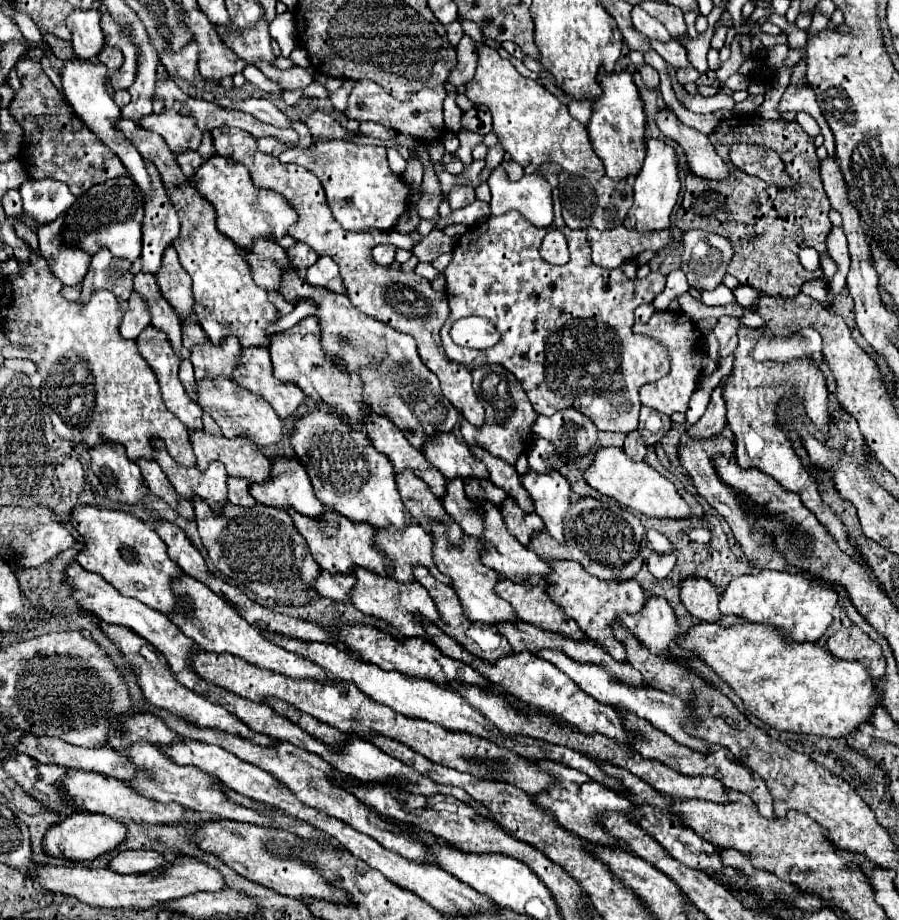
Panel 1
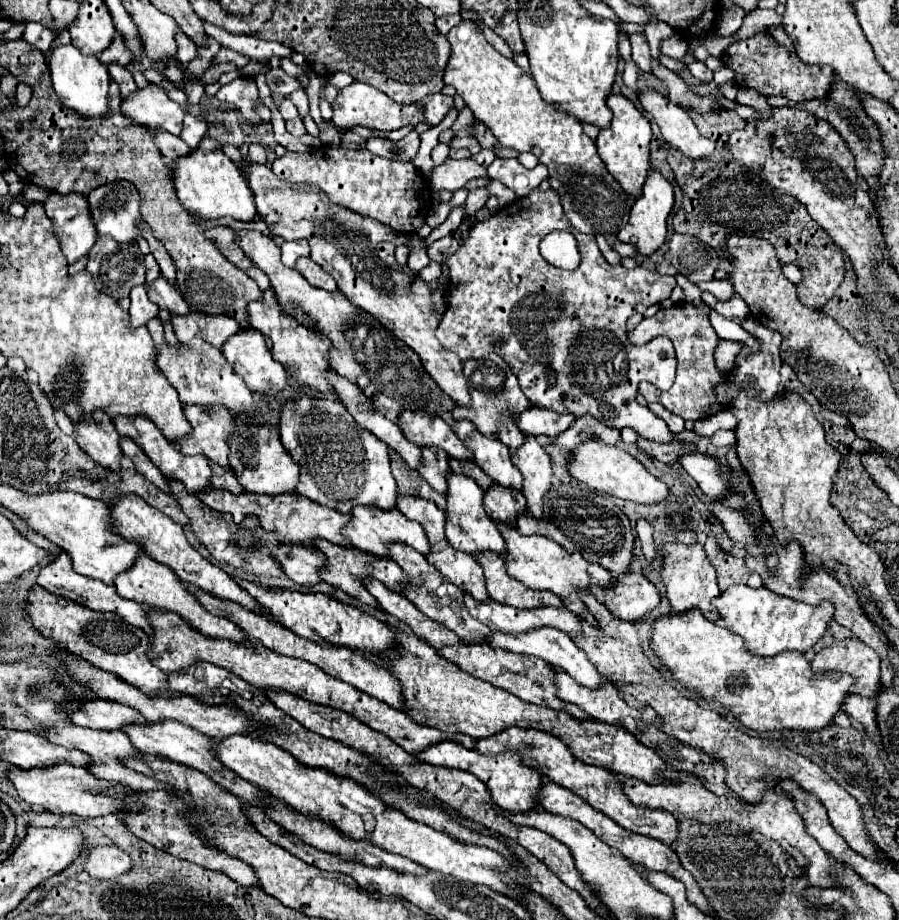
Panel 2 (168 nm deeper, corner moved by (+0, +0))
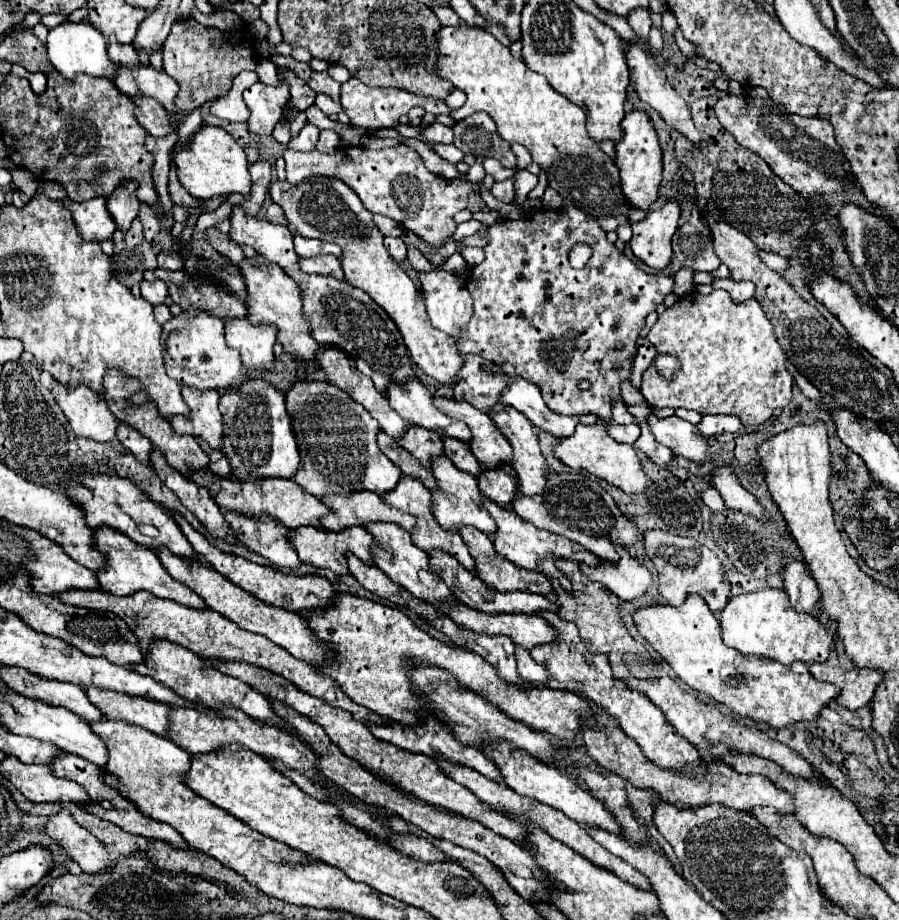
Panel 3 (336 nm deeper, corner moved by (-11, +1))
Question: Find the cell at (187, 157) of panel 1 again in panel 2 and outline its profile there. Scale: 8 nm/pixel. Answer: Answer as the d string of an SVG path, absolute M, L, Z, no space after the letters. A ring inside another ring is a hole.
M155 135L155 145L163 153L165 163L169 167L173 167L177 163L177 159L181 159L181 155L191 153L189 145L181 137L173 137L173 135Z

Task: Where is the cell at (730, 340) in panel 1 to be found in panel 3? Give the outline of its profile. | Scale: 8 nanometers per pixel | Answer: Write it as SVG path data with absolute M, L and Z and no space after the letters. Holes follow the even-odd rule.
M714 278L712 282L714 288L720 288L720 290L726 290L734 302L744 302L744 300L750 300L754 298L754 286L752 282L736 282L732 278Z

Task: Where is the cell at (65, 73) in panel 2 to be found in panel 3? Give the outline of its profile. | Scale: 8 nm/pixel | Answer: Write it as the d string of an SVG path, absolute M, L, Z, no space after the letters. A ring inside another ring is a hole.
M86 18L80 22L66 20L56 28L50 28L46 48L48 48L50 64L68 80L72 80L80 72L88 76L104 76L104 78L112 78L116 72L116 64L106 54L106 48L108 48L106 38Z

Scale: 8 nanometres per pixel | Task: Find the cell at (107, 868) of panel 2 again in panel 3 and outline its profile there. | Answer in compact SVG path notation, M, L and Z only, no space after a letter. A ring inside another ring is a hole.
M60 810L56 816L48 818L44 832L64 848L82 872L96 874L108 866L108 852L104 846L88 830L78 826L68 810Z

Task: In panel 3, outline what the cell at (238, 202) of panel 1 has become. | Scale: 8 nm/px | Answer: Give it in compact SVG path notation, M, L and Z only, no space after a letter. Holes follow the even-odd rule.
M202 126L198 132L192 134L192 140L188 140L182 148L176 148L174 164L178 168L180 184L190 196L198 200L208 200L218 194L234 194L234 192L250 194L252 180L248 174L246 154L224 128Z

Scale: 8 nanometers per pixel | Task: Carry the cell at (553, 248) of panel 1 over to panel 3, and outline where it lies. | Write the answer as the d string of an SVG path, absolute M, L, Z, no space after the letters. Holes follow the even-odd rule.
M577 244L572 248L572 254L570 254L570 262L575 269L582 269L586 266L590 256L592 254L592 249L586 244Z

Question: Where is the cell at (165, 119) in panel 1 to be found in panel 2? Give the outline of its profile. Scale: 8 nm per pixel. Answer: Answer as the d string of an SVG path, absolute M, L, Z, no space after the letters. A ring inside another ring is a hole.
M157 85L139 89L133 99L125 99L121 103L121 109L125 117L143 127L149 127L151 131L181 135L185 111L181 109L181 105L169 99L165 89Z

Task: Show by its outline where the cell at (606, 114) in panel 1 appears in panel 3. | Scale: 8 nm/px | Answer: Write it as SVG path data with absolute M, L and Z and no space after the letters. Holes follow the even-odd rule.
M630 112L622 120L622 140L616 144L616 166L620 172L620 186L622 192L632 208L648 210L658 200L658 188L662 180L662 152L658 146L658 136L652 128L648 114L644 112Z

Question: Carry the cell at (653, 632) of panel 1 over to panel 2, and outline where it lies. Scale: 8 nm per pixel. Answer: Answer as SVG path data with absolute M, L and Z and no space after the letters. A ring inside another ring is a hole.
M619 575L613 587L593 587L591 591L617 619L643 621L661 603L661 595L643 575Z

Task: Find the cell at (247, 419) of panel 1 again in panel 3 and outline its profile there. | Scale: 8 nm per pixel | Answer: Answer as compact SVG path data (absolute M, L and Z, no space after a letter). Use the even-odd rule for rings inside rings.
M184 310L180 316L172 318L178 326L164 340L164 368L166 374L180 384L198 390L226 390L242 384L244 374L240 354L226 346L224 340L224 320L204 310Z

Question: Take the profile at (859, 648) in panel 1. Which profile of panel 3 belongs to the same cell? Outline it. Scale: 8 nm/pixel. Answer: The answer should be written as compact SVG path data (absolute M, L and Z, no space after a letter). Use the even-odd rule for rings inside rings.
M826 662L812 664L810 674L816 680L832 682L834 686L838 686L840 694L834 698L834 702L852 710L852 712L866 706L872 700L874 690L876 690L878 682L882 680L882 676L870 668L864 668L864 670L852 668L850 672L846 672L846 670L840 670L836 666L826 666Z

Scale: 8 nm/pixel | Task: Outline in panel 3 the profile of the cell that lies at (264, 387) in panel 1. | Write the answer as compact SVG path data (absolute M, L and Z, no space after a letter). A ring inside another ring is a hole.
M228 318L226 320L226 342L230 348L238 350L242 356L242 364L246 368L270 370L274 366L274 342L276 342L276 328L270 324L250 324L248 318Z

